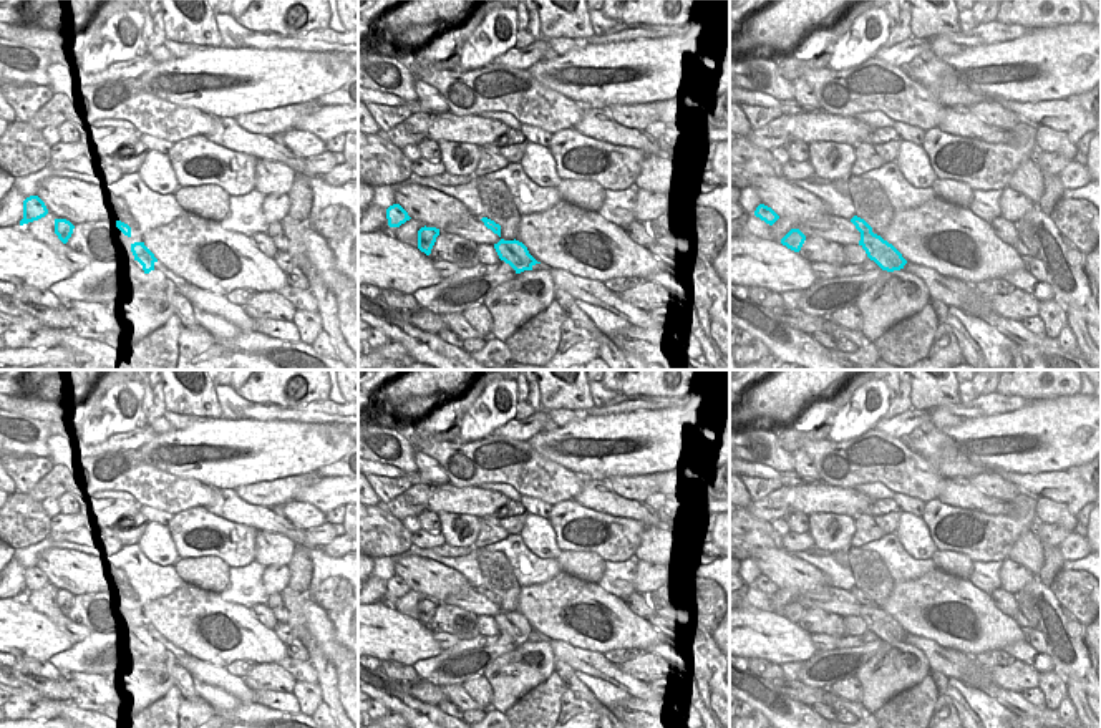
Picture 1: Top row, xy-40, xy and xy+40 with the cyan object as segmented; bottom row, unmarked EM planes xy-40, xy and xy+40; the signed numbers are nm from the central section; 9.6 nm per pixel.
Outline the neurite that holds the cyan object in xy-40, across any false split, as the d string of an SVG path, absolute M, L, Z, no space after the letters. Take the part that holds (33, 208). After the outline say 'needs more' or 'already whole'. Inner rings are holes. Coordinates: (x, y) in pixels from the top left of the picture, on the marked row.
M70 179L45 181L35 196L23 201L23 219L20 226L48 214L55 221L55 234L66 244L73 229L81 224L83 206L88 204L90 196L76 182Z; needs more

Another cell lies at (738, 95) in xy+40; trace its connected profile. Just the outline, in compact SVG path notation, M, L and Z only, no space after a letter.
M730 81L730 99L741 104L764 106L764 108L779 108L783 114L799 114L804 111L822 111L821 108L804 108L796 99L776 99L769 95L759 91L749 91L736 86Z

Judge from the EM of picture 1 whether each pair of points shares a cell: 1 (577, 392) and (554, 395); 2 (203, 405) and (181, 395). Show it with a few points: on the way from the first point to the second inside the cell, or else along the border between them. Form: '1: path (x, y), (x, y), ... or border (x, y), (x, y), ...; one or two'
1: path (572, 392), (559, 392); one
2: path (198, 400), (193, 395), (186, 395); one

